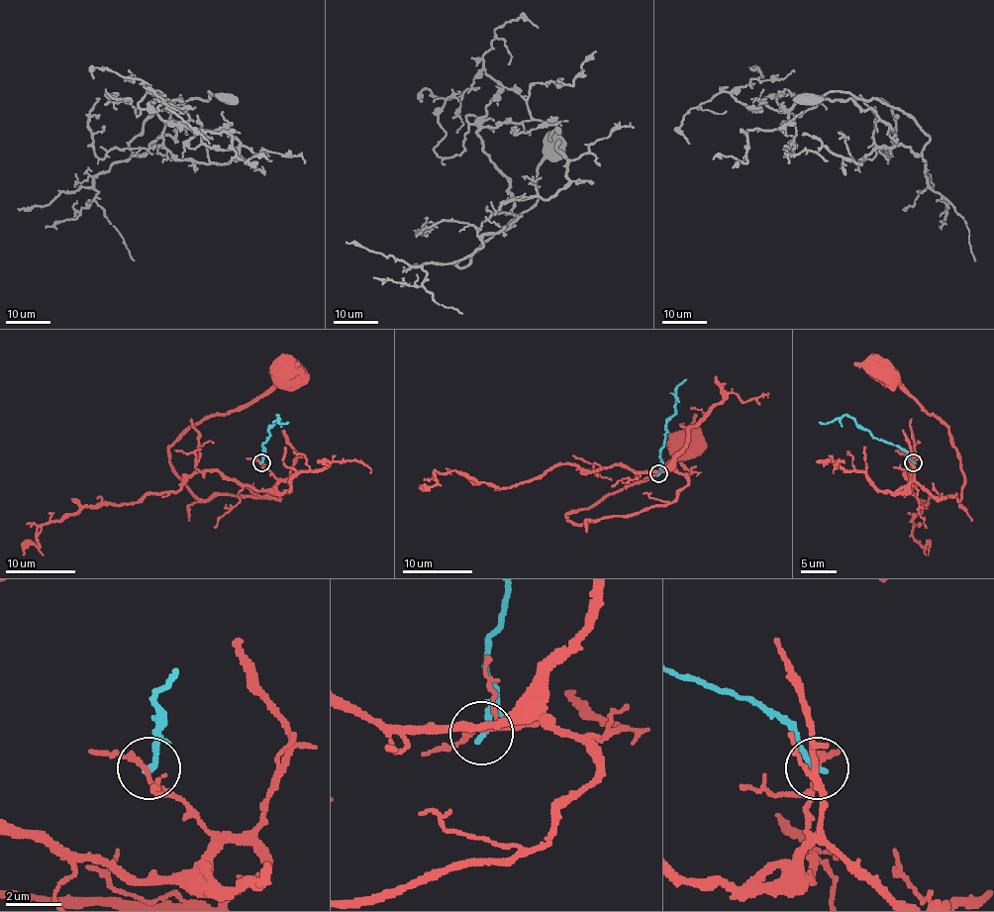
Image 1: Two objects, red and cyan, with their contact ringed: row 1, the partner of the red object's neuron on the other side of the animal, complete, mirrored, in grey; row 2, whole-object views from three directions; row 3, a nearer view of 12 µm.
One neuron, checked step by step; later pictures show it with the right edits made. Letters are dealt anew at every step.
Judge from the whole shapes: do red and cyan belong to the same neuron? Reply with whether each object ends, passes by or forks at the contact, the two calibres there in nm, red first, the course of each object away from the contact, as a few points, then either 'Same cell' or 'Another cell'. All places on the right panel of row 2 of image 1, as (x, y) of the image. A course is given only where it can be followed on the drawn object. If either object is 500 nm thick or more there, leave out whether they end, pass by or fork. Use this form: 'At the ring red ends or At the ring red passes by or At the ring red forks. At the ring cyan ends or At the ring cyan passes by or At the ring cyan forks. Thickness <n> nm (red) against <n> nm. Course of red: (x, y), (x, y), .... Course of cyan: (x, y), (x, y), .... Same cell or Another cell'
At the ring red passes by. At the ring cyan ends. Thickness 160 nm (red) against 240 nm. Course of red: (912, 461), (912, 477), (933, 497), (955, 495), (959, 499), (964, 474), (945, 425), (885, 372). Course of cyan: (914, 461), (903, 450), (876, 439), (844, 415), (829, 422), (819, 422). Another cell

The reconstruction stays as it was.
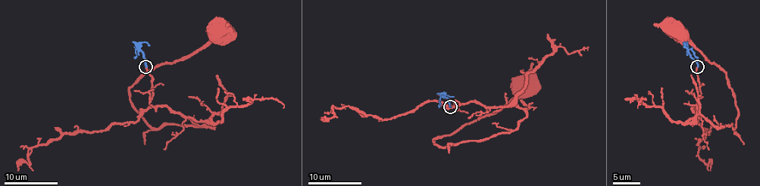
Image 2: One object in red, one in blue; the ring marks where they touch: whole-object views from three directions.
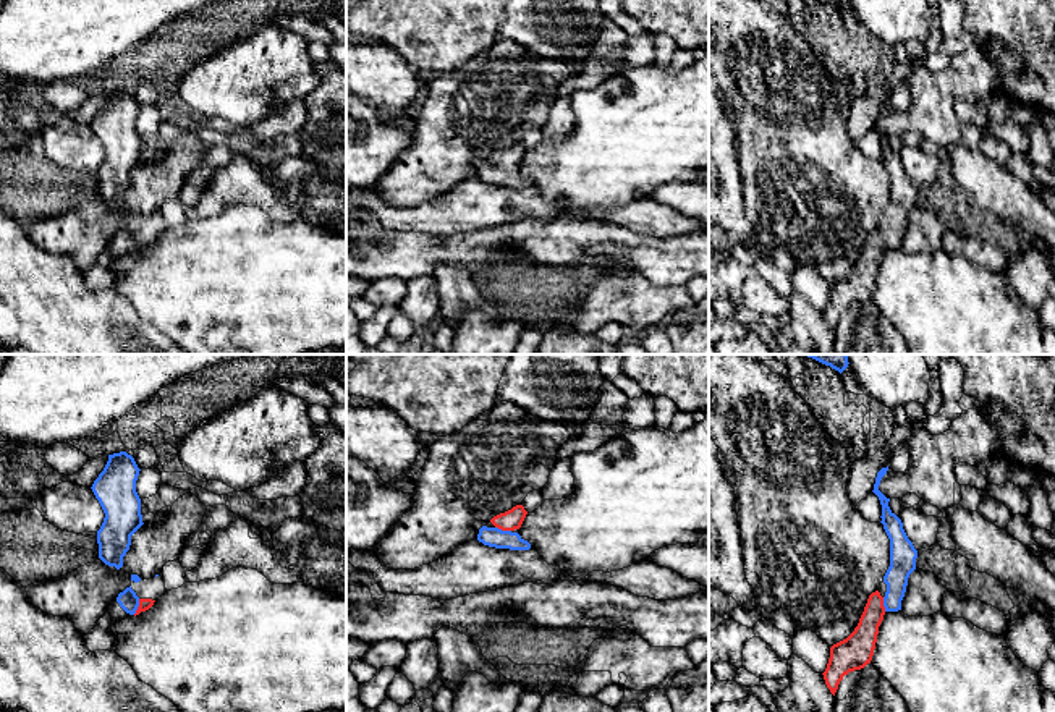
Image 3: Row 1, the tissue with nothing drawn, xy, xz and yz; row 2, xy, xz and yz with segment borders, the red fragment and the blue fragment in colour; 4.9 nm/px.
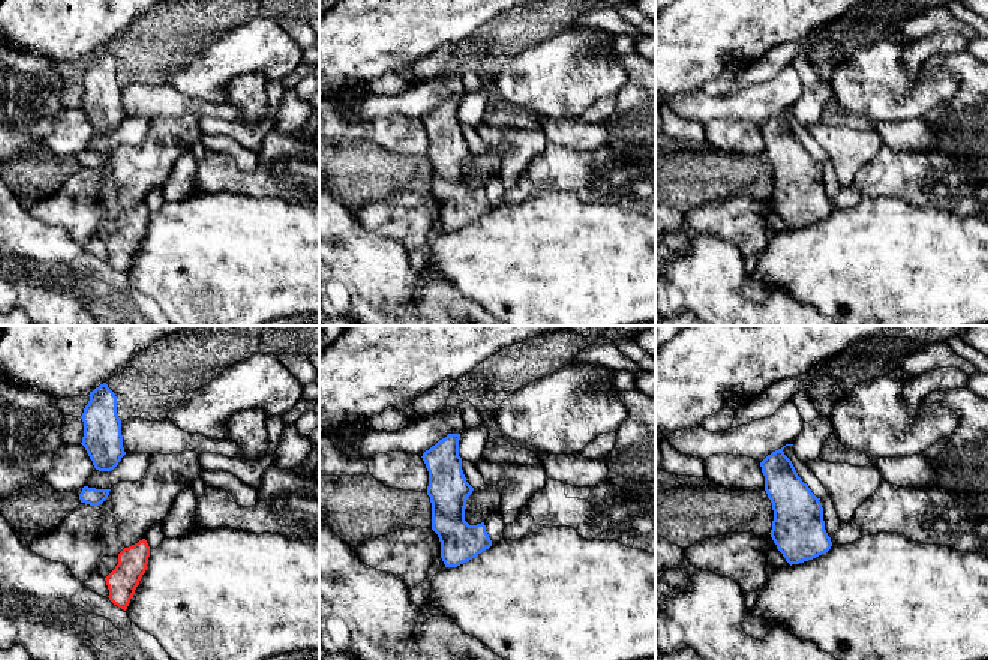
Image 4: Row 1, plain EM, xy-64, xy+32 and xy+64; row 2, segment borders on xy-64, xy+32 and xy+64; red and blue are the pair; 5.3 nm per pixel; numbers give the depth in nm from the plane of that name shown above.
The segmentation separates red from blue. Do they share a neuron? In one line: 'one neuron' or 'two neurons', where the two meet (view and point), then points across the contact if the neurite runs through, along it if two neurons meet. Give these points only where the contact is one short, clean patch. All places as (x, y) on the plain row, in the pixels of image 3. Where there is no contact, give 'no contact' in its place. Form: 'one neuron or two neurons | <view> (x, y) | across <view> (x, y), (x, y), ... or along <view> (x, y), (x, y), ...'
one neuron | xy (138, 245) | across xy (144, 241), (138, 245), (128, 238)

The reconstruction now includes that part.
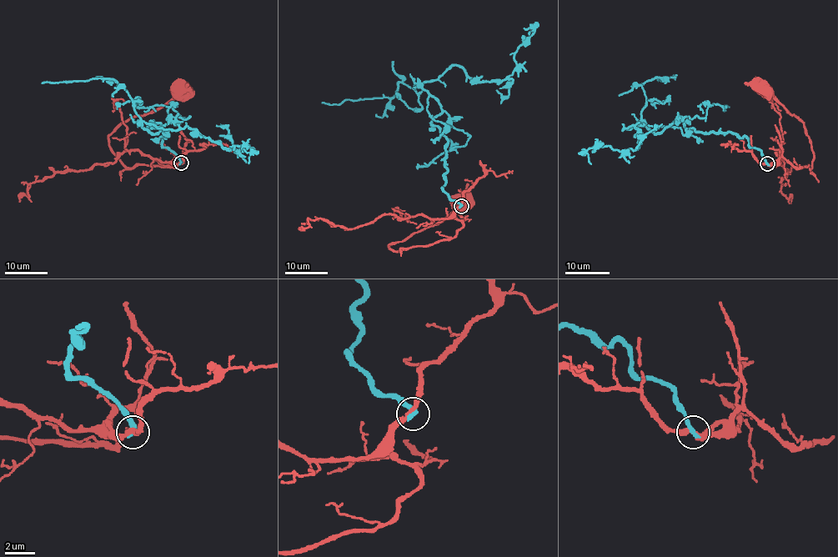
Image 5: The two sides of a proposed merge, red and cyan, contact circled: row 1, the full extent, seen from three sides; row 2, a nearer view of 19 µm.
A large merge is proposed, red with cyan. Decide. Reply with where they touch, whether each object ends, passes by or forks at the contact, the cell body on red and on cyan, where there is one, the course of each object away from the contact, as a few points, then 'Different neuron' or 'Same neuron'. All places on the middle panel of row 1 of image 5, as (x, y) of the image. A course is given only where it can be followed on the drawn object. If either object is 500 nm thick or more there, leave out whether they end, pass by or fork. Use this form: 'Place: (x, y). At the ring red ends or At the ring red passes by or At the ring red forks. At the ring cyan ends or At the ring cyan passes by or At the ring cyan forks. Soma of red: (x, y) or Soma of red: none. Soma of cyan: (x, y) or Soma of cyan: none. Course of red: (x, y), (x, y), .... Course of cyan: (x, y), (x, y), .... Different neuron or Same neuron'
Place: (461, 206). At the ring red passes by. At the ring cyan ends. Soma of red: (464, 203). Soma of cyan: none. Course of red: (461, 205), (454, 216), (463, 225), (451, 238), (394, 251), (388, 248), (442, 222), (463, 203). Course of cyan: (461, 206), (443, 188), (442, 106), (422, 84), (459, 65), (503, 81), (529, 35). Same neuron

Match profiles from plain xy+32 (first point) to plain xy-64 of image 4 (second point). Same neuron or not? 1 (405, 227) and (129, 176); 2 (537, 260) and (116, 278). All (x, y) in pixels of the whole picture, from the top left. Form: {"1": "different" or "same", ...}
{"1": "same", "2": "different"}

